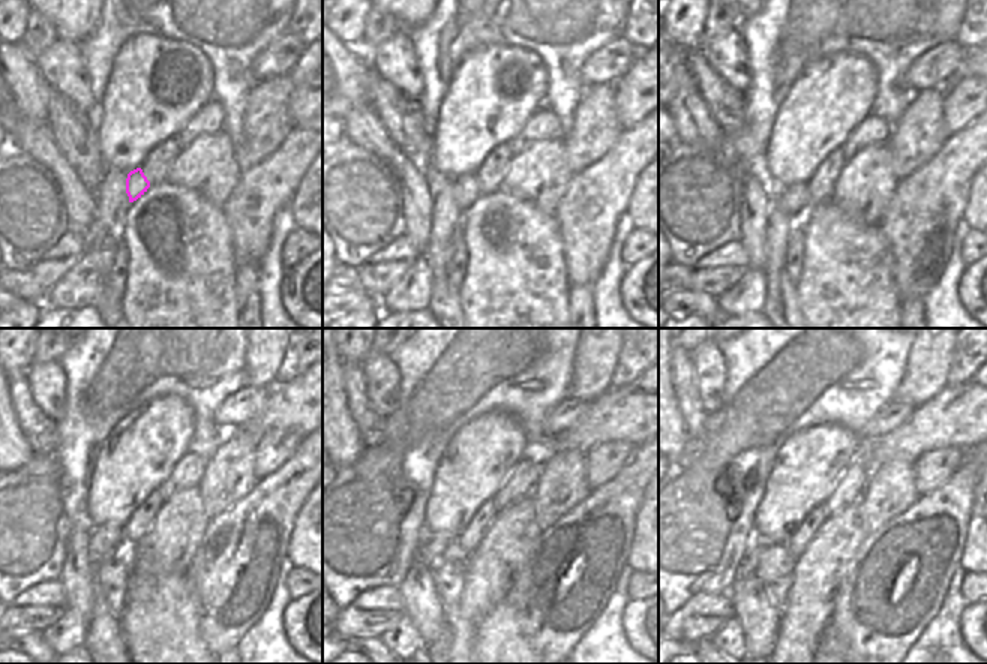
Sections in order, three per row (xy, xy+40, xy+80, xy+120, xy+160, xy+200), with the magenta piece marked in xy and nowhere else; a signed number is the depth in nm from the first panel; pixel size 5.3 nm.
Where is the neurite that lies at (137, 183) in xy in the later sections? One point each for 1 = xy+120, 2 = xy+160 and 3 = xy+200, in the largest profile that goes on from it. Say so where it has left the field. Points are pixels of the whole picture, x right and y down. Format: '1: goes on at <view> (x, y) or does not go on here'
1: goes on at xy+120 (107, 541)
2: goes on at xy+160 (432, 547)
3: goes on at xy+200 (749, 565)

